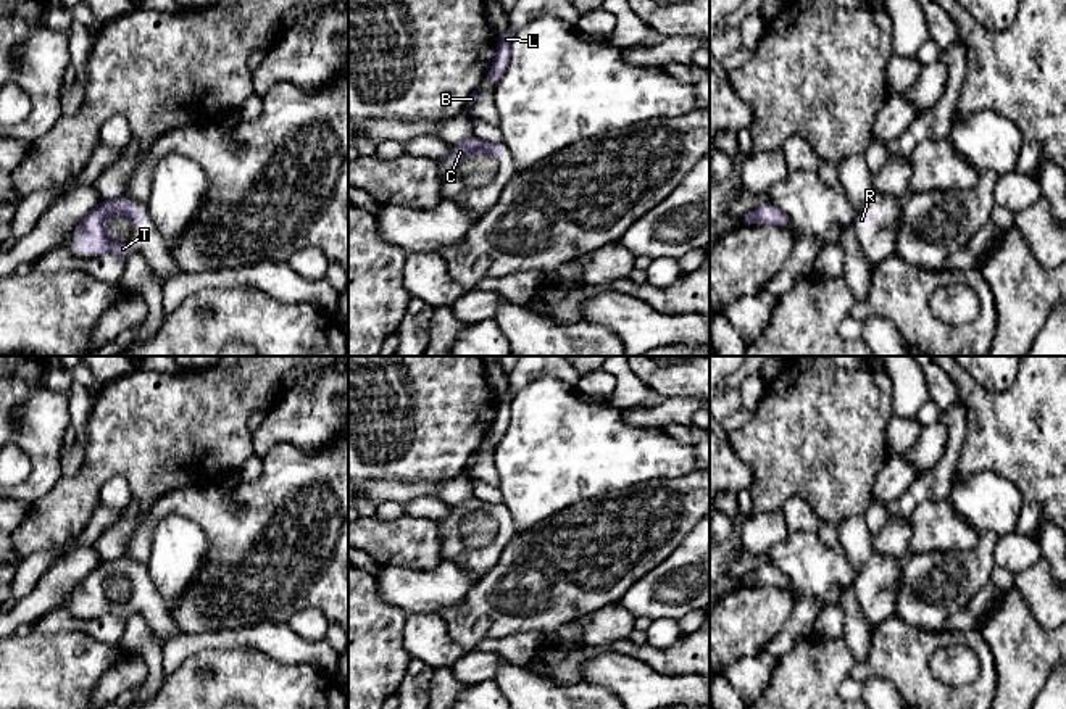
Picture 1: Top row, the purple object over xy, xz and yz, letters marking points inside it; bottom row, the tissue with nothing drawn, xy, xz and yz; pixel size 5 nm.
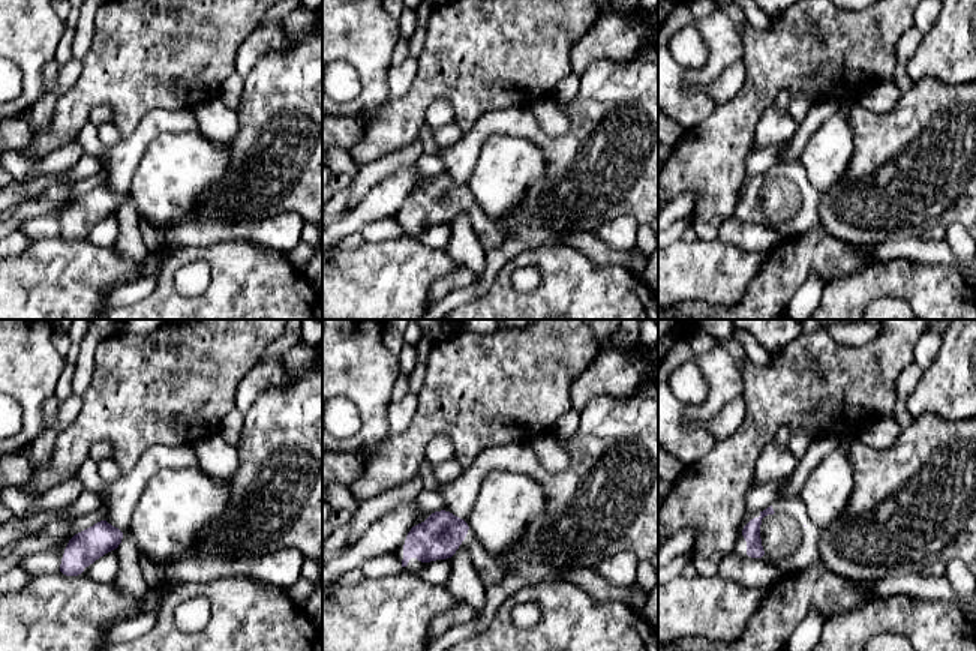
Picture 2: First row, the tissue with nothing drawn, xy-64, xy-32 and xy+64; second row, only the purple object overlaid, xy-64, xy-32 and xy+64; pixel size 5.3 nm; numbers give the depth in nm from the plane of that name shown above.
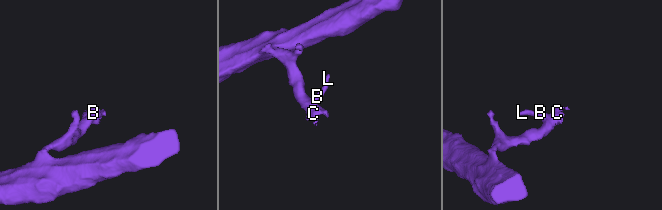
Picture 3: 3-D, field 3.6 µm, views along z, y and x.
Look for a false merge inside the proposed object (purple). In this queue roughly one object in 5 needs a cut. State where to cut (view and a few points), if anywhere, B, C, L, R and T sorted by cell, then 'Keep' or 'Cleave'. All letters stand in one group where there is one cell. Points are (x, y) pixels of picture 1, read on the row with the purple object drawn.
No split. Groups: B C L R T. Keep

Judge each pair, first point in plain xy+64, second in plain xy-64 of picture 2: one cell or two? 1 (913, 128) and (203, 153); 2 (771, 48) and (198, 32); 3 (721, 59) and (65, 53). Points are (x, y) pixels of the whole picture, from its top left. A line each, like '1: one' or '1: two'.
1: two
2: one
3: two

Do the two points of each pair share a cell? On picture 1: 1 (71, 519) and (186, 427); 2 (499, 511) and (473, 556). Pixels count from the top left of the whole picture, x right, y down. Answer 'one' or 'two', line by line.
1: one
2: one

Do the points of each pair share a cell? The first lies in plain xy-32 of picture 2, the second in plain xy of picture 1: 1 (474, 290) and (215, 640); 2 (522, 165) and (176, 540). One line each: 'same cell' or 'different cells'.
1: same cell
2: same cell

